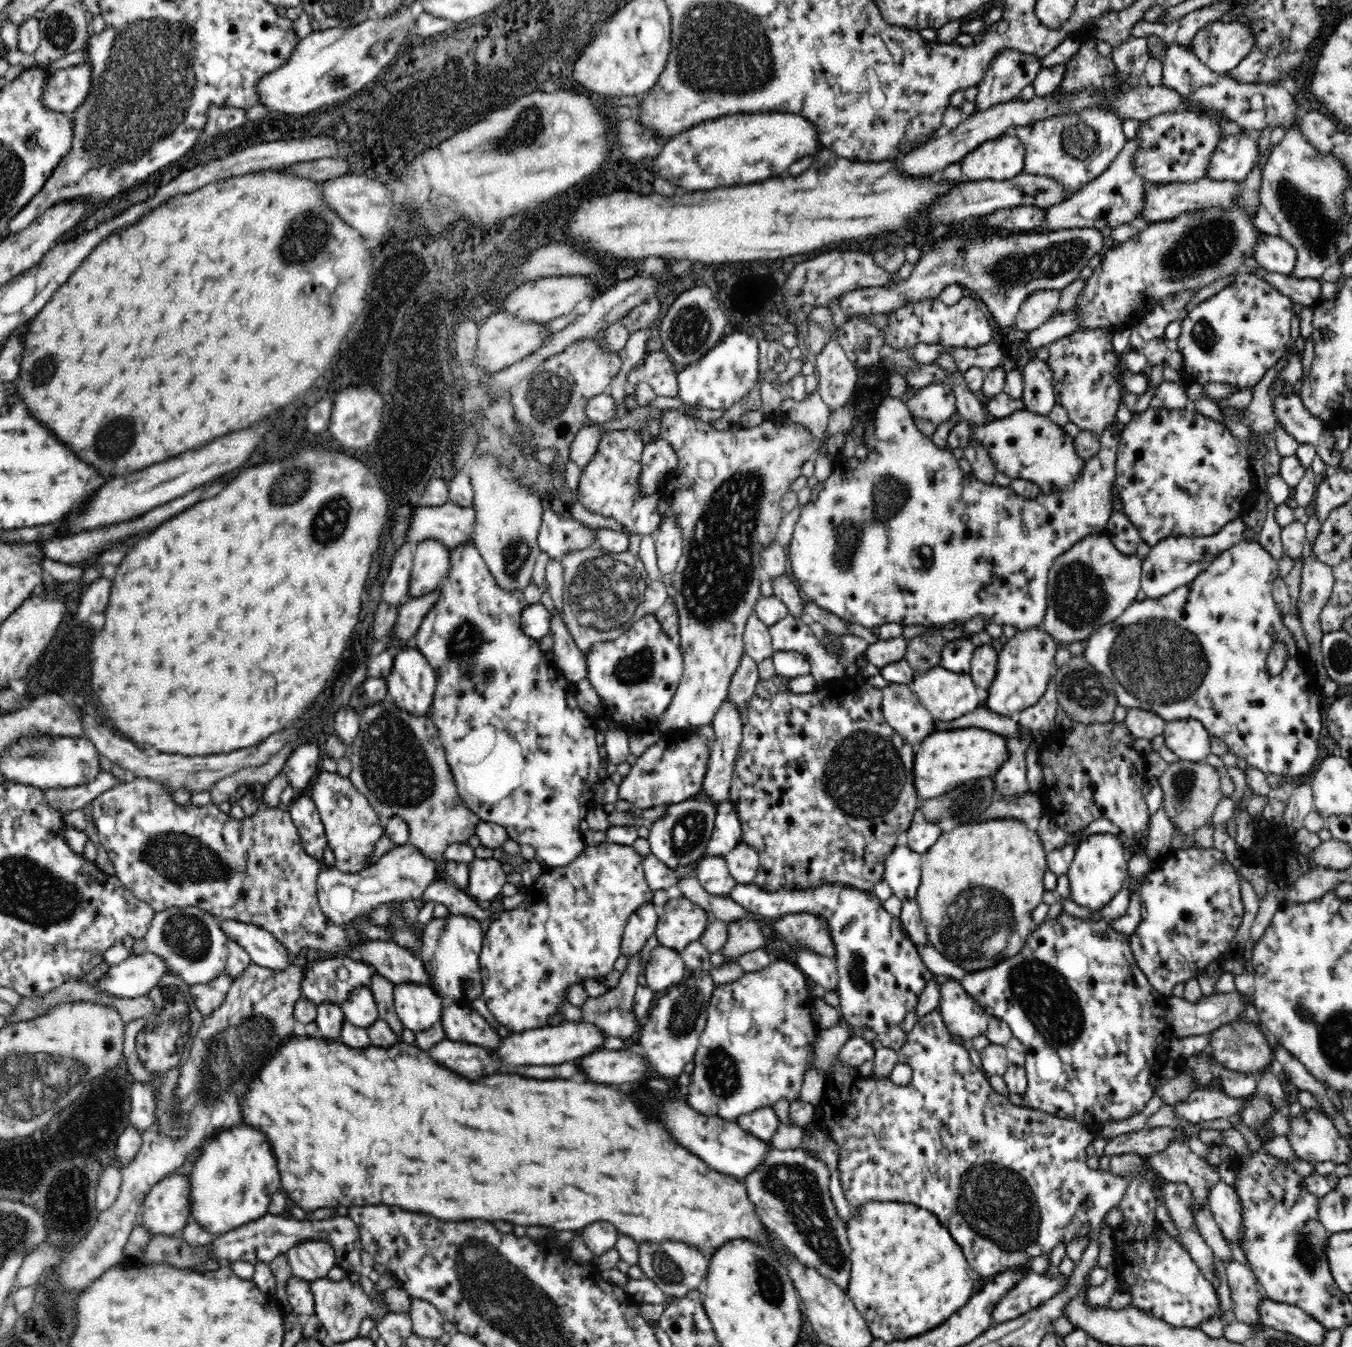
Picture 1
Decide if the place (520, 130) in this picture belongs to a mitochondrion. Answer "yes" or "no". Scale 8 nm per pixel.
yes

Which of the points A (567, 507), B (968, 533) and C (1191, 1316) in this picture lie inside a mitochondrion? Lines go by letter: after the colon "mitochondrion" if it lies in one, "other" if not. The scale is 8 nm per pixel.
A: other
B: other
C: other

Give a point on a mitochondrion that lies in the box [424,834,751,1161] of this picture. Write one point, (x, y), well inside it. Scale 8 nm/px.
(722, 1073)

